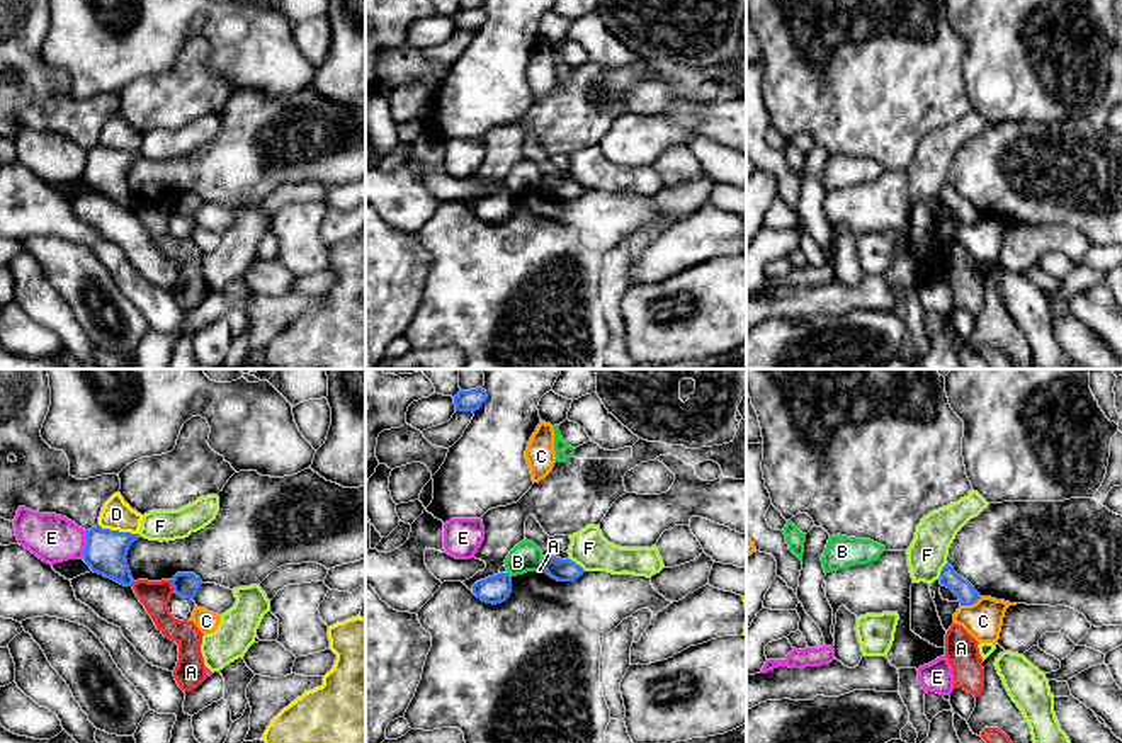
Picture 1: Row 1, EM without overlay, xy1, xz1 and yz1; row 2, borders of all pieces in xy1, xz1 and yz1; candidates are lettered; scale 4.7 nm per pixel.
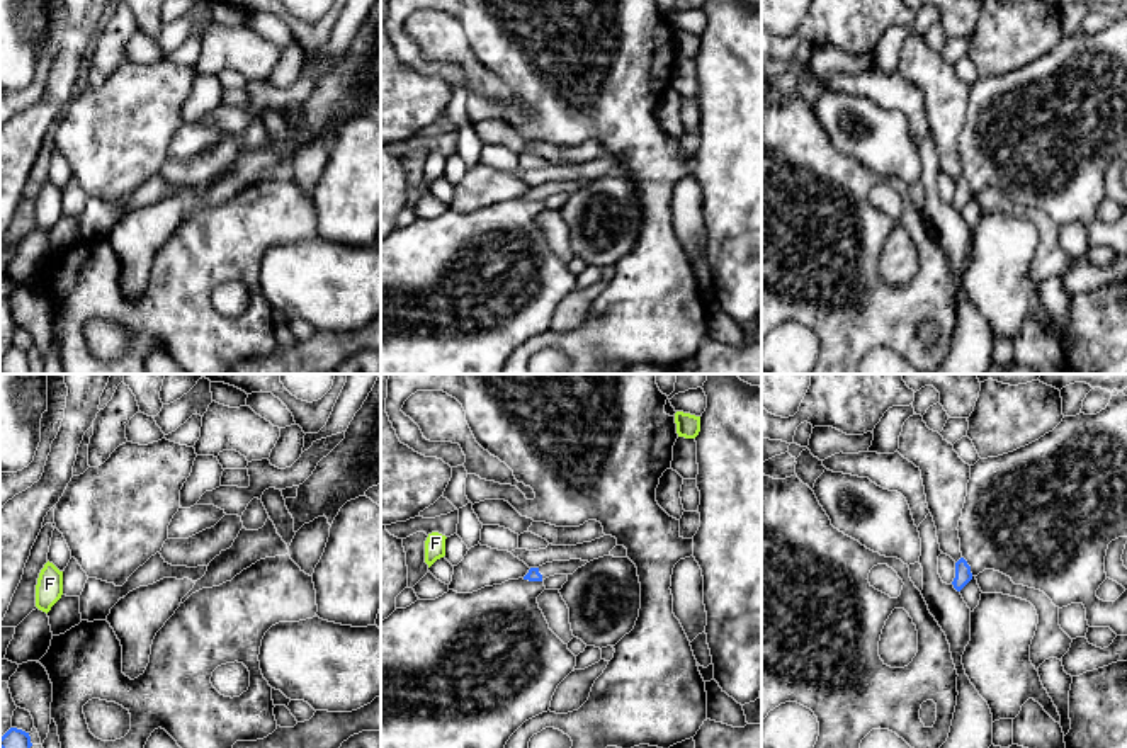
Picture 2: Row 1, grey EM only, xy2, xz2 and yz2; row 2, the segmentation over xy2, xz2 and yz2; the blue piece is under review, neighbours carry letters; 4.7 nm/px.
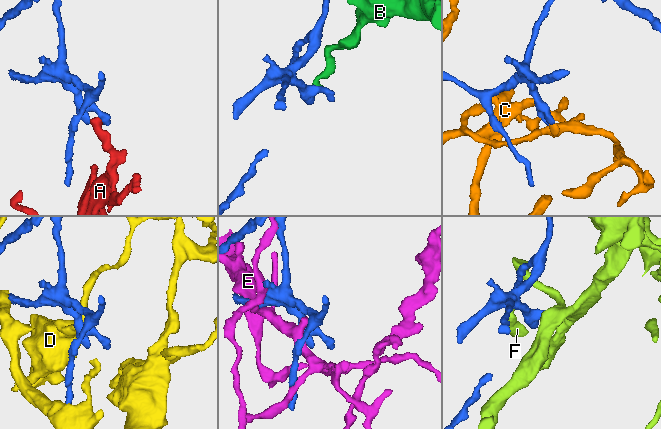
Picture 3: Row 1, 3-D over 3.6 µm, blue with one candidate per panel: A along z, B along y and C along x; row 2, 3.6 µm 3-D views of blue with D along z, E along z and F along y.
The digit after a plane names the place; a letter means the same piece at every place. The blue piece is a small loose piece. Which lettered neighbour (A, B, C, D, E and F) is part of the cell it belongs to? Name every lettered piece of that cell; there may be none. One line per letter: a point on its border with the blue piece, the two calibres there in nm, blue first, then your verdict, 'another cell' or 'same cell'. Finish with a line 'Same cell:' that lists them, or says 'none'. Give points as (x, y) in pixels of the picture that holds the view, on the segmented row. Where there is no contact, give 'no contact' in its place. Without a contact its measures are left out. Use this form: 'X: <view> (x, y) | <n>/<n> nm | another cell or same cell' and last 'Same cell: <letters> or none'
A: xy1 (172, 585) | 120/140 nm | another cell
B: xz1 (543, 563) | 110/140 nm | another cell
C: yz1 (971, 604) | 90/180 nm | another cell
D: xy1 (118, 531) | 200/150 nm | another cell
E: xy1 (87, 544) | 200/220 nm | another cell
F: yz1 (940, 572) | 90/190 nm | another cell
Same cell: none

